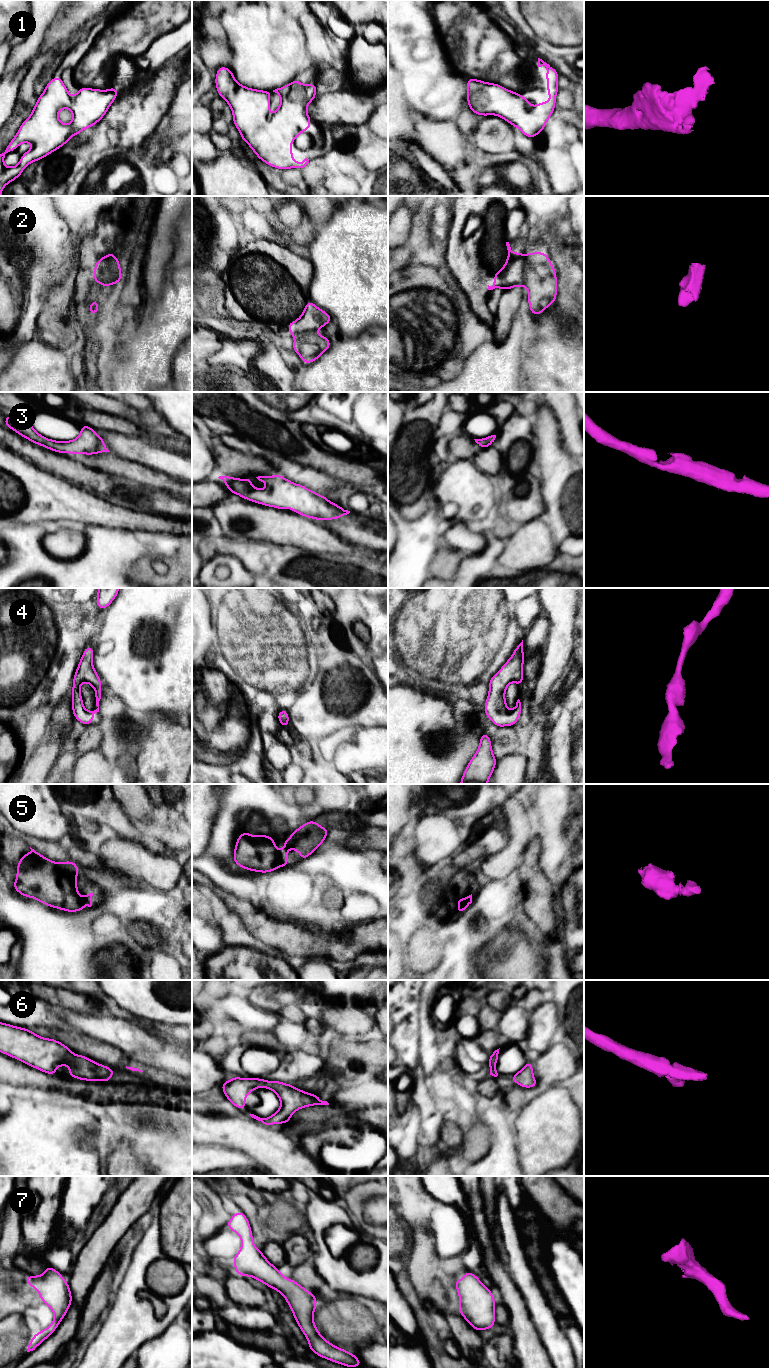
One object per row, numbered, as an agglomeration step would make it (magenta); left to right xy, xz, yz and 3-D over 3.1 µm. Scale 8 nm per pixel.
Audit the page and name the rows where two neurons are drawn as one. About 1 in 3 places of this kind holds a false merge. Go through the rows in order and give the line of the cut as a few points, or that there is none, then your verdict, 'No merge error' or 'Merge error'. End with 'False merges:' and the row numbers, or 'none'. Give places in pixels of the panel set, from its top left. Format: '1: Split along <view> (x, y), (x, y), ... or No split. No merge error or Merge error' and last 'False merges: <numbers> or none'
1: No split. No merge error
2: Split along yz (529, 254), (524, 266), (523, 285). Merge error
3: No split. No merge error
4: No split. No merge error
5: No split. No merge error
6: No split. No merge error
7: No split. No merge error
False merges: 2

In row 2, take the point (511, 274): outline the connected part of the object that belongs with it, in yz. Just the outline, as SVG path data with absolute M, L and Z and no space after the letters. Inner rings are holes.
M506 242L508 258L500 271L494 273L494 285L489 286L488 290L501 288L508 290L510 288L524 286L523 277L525 261L529 254L520 254L511 250L509 242Z

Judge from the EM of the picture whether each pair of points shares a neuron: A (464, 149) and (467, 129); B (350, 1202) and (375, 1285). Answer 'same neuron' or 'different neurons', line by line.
A: different neurons
B: different neurons

